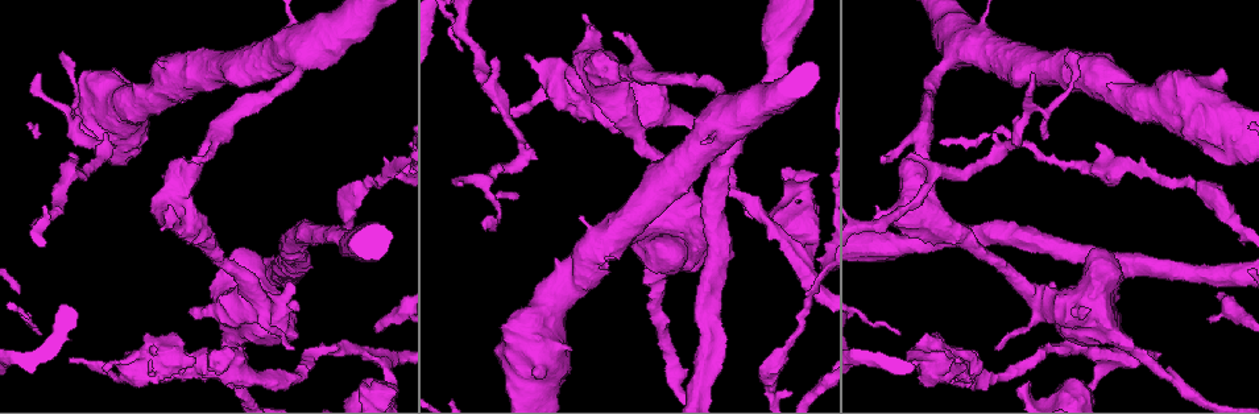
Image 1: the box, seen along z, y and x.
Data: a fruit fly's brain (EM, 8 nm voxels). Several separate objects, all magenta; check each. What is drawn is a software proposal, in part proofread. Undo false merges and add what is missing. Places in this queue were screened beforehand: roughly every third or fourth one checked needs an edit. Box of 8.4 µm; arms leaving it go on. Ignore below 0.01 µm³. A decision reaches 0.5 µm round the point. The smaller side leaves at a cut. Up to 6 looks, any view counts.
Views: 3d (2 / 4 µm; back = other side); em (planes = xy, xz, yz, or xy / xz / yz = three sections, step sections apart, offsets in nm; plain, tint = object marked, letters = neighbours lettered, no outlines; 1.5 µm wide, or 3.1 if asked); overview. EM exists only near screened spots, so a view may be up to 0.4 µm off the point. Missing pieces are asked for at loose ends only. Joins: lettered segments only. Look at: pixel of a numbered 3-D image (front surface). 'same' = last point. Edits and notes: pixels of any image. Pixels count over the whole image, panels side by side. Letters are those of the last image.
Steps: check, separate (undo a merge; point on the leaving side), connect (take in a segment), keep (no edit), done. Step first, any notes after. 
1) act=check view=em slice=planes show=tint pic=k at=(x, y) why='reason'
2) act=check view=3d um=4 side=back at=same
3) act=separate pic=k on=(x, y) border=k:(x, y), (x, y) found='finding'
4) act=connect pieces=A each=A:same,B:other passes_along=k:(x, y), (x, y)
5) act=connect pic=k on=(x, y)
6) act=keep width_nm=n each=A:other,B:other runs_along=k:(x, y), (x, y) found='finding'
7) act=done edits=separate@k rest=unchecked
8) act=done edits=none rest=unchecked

act=check view=em slice=planes show=letters pic=1 at=(483, 220) why='an open end'

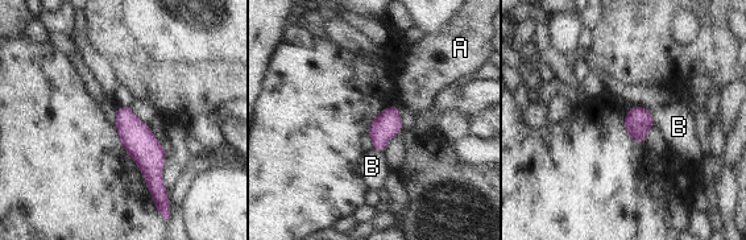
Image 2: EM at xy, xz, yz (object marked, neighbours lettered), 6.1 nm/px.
act=connect pieces=B longest_contact=B:90nm each=A:other,B:same passes_along=2:(638, 120), (651, 119), (679, 127) found='it goes on there'

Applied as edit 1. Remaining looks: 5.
act=check view=overview why='see it whole again'

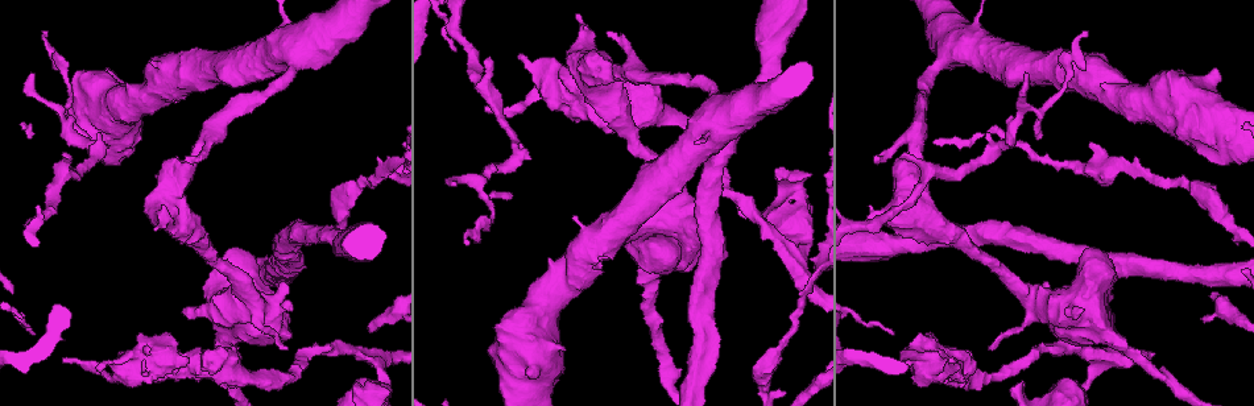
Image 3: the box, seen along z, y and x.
act=check view=3d um=4 pic=3 at=(627, 243) why='stops while still wide'

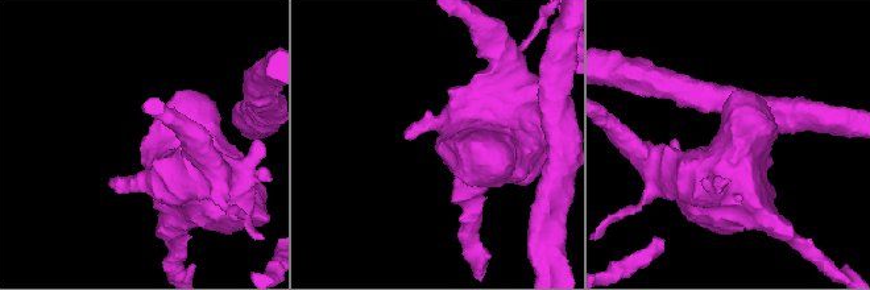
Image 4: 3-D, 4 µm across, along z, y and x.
act=check view=em slice=yz step=4 show=tint pic=4 at=(142, 142) why='shape alone is not enough'

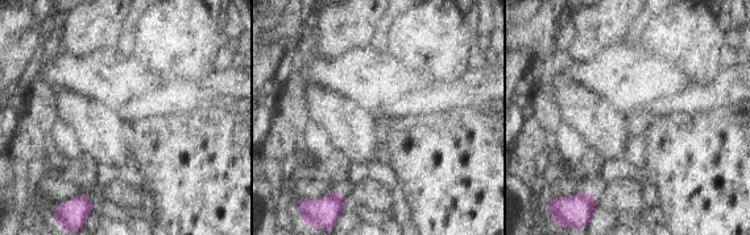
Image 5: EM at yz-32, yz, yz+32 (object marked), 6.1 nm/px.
act=check view=em slice=planes show=letters at=same

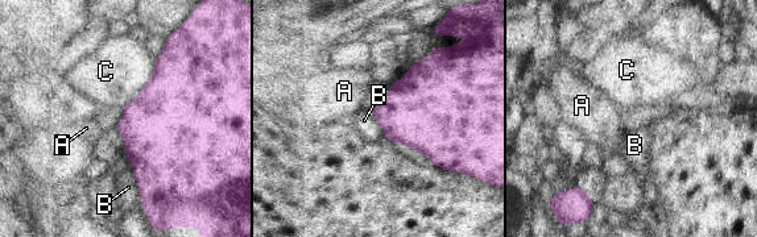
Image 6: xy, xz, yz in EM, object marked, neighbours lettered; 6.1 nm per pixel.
act=keep each=A:other,B:other,C:other border=6:(157, 57), (151, 80), (123, 108) found='no lettered segment goes on from it'

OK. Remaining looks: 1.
act=done edits=connect@2 rest=unchecked

